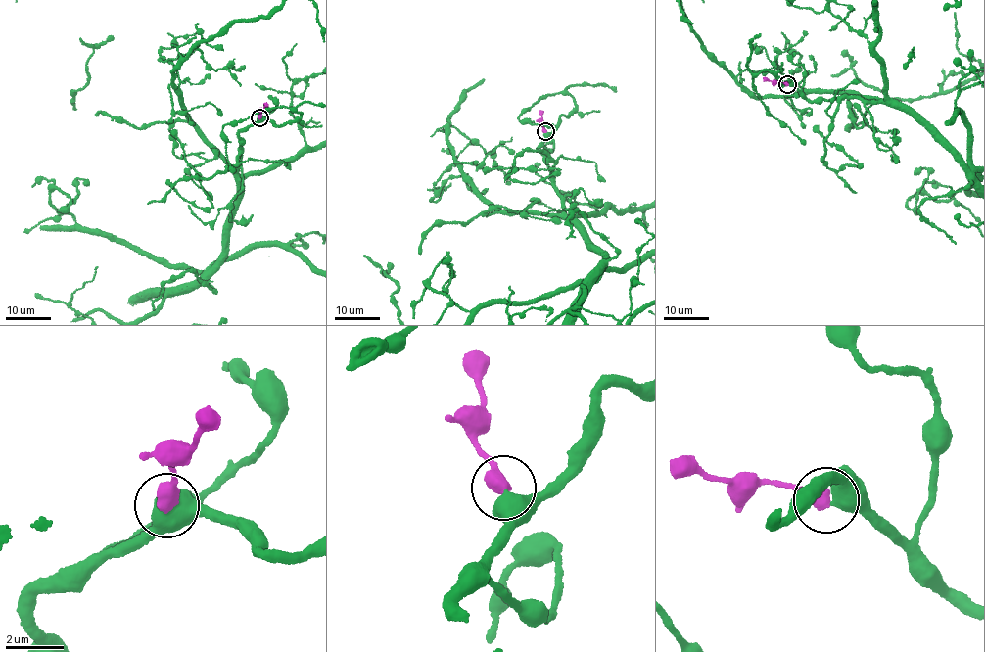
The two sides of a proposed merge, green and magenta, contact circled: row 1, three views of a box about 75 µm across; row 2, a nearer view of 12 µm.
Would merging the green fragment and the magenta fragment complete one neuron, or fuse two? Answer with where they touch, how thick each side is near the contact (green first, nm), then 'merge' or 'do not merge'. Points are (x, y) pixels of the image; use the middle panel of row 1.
place (545, 131); calibres 600 and 550 nm; merge

